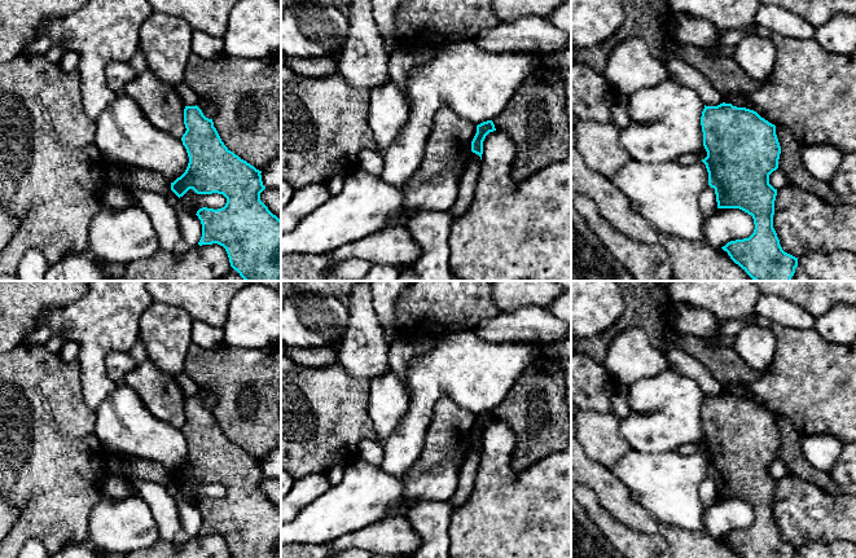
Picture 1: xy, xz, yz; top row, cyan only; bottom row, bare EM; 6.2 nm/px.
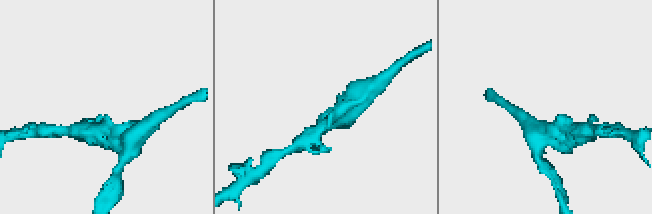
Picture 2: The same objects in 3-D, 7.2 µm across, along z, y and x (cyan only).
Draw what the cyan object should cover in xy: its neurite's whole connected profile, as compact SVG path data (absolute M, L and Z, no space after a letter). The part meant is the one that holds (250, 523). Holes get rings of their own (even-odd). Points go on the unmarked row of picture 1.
M196 396L184 399L185 423L181 427L189 453L185 462L171 473L171 480L180 488L189 479L197 484L223 484L227 488L224 497L214 500L202 497L197 506L202 514L202 535L218 533L228 544L232 558L281 558L281 510L260 491L265 479L262 461L241 449L221 431L212 409L203 405Z

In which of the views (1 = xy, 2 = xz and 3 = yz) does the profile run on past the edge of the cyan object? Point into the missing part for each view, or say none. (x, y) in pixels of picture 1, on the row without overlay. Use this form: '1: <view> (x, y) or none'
1: none
2: none
3: none

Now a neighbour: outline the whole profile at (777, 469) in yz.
M777 458L776 461L773 461L769 465L769 474L774 478L774 479L782 479L783 476L789 475L789 470L786 467L786 465L783 463L783 461L781 461L780 458Z

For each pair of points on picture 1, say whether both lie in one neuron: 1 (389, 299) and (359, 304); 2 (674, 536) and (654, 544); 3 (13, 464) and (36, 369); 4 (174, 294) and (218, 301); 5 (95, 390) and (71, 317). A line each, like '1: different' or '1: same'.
1: different
2: different
3: same
4: same
5: same

